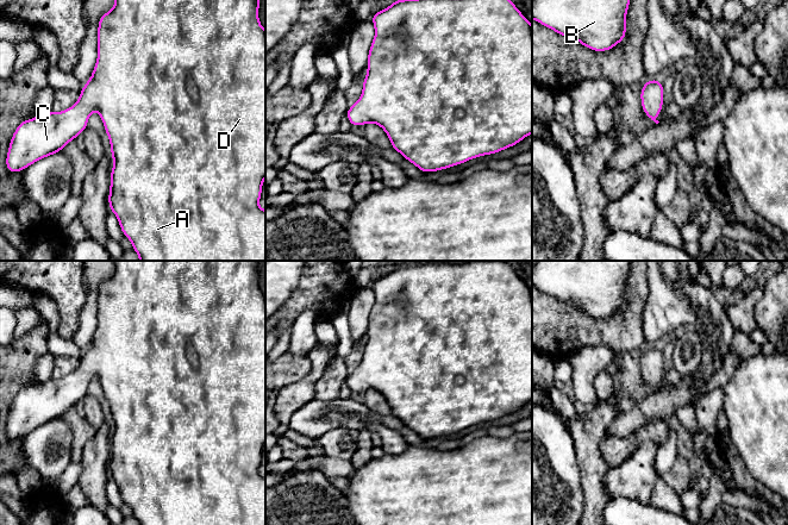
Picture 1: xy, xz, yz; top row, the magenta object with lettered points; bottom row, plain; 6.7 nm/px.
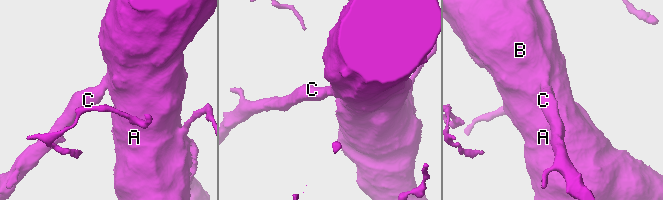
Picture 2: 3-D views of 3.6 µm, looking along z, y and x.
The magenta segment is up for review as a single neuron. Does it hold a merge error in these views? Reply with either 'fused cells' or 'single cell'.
single cell

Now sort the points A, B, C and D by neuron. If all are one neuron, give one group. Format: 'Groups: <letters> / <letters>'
Groups: A B C D

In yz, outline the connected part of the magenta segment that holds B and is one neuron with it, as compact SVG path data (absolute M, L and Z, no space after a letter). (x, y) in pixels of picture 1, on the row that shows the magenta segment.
M532 0L532 19L593 51L608 51L626 37L630 0Z

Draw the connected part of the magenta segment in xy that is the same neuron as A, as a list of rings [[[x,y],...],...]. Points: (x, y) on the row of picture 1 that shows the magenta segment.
[[[115,0],[113,8],[99,19],[98,60],[77,102],[63,112],[51,111],[23,120],[11,138],[7,170],[18,173],[60,152],[87,129],[89,115],[98,110],[114,161],[110,179],[110,210],[118,218],[124,236],[132,242],[139,261],[265,261],[265,210],[258,206],[265,177],[265,30],[259,23],[258,10],[259,0]]]

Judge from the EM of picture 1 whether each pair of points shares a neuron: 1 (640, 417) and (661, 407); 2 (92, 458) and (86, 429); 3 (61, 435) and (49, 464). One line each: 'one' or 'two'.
1: one
2: two
3: one

